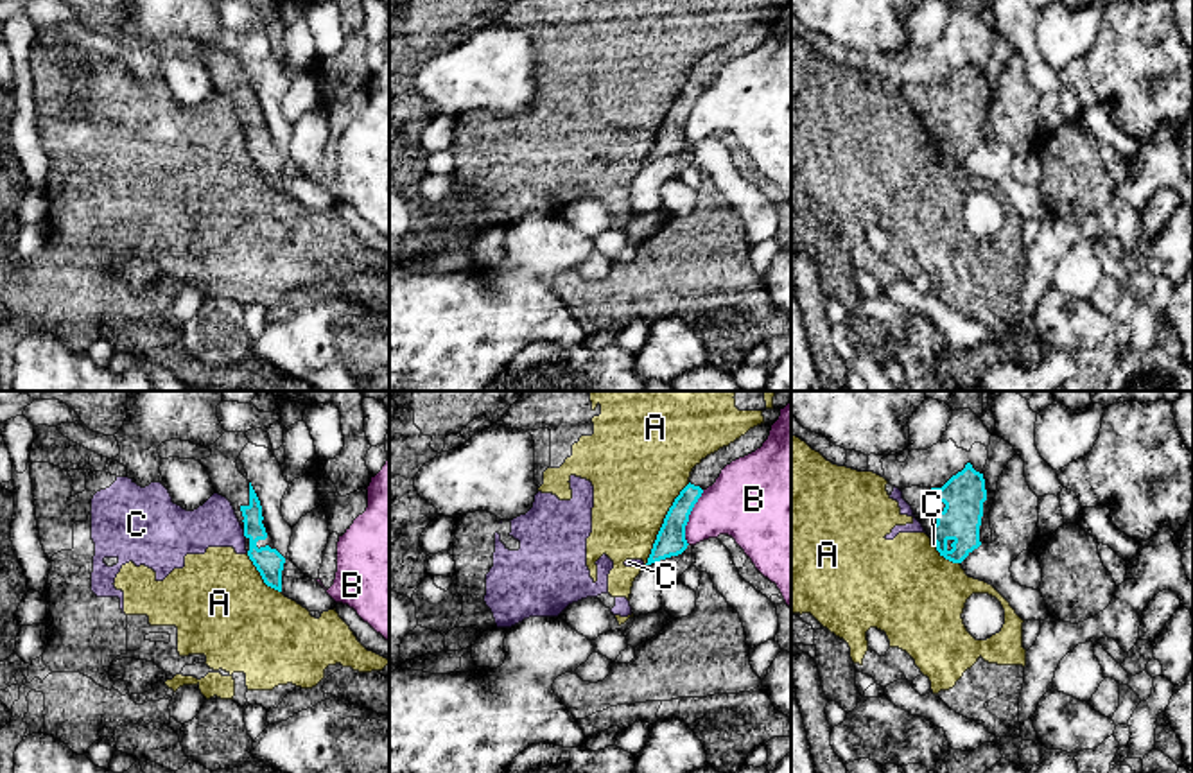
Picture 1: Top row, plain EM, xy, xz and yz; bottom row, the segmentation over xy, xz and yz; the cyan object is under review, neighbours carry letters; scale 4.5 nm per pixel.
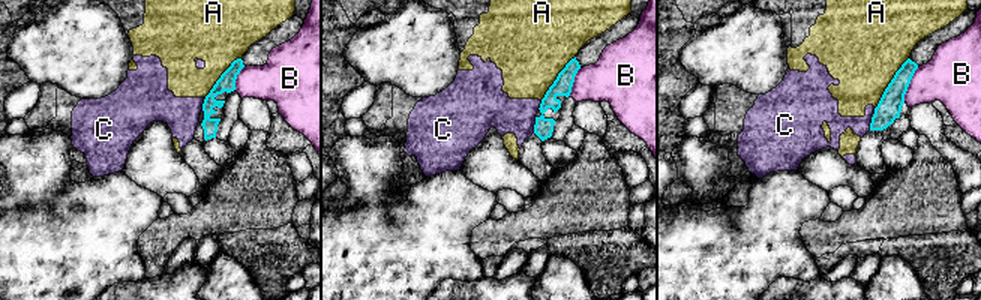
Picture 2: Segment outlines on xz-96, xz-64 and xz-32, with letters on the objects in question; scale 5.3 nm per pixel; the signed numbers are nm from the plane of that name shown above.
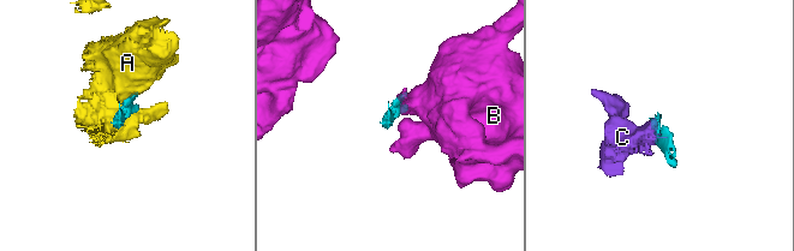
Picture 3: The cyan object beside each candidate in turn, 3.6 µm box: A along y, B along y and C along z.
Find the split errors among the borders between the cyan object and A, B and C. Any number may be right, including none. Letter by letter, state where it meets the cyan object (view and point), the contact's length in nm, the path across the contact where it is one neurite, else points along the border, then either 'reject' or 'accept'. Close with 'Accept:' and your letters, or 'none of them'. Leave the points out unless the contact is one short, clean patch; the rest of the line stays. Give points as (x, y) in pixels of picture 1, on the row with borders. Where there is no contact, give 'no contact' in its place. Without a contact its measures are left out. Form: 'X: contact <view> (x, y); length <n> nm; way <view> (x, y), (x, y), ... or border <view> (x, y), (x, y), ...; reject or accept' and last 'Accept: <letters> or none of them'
A: contact xz (662, 524); length 420 nm; reject
B: contact xz (687, 517); length 260 nm; reject
C: contact xy (244, 533); length 40 nm; border xy (243, 529), (246, 537); reject
Accept: none of them

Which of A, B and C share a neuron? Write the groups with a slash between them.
A C / B

